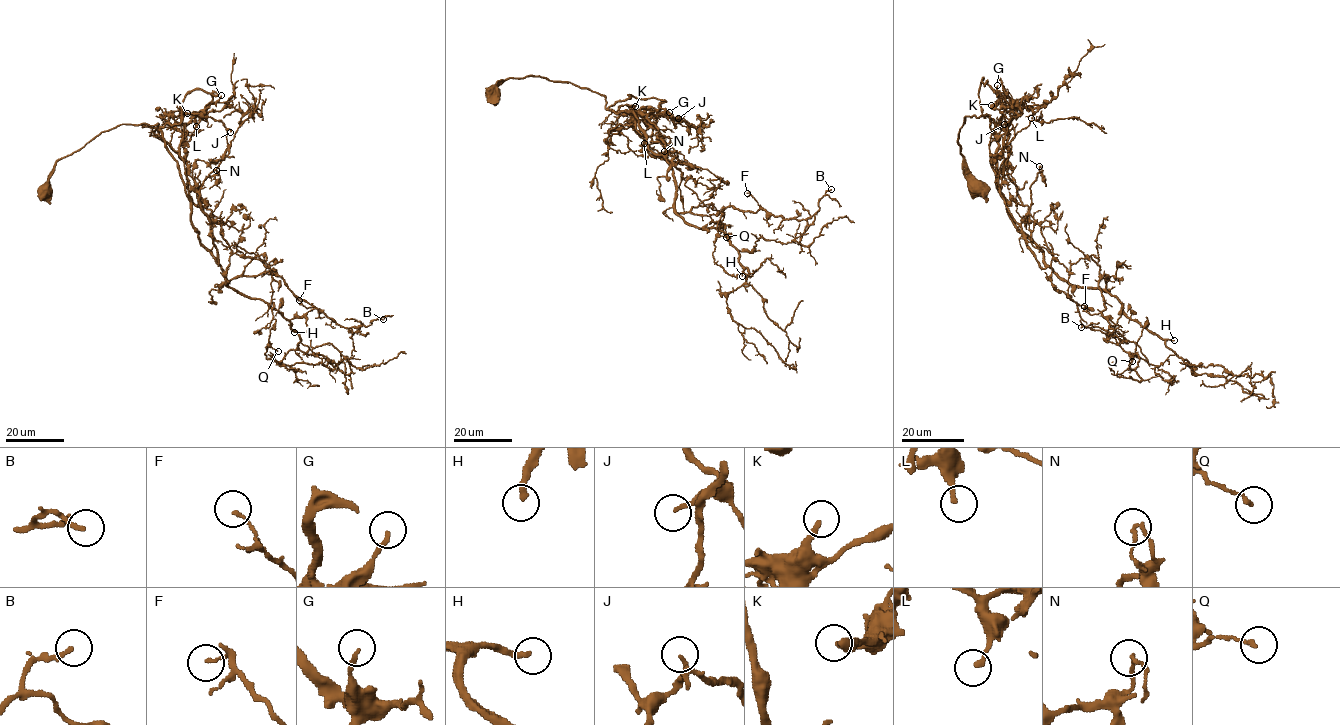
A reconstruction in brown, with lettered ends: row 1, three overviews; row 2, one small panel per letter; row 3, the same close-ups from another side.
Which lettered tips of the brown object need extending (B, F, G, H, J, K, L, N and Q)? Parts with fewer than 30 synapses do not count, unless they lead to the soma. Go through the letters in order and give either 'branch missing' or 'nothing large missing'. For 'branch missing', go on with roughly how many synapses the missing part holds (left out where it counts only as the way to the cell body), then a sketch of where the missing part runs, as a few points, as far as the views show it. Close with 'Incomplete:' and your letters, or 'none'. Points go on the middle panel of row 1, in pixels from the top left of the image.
B: nothing large missing
F: nothing large missing
G: nothing large missing
H: branch missing | 110 syn | (742, 276), (748, 281), (776, 285), (793, 266), (800, 288), (809, 297), (814, 324), (812, 310)
J: nothing large missing
K: nothing large missing
L: nothing large missing
N: nothing large missing
Q: nothing large missing
Incomplete: H

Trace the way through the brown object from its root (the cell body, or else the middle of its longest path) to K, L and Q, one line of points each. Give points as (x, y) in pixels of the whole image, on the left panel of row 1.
K: (45, 188), (59, 160), (121, 124), (157, 123), (177, 151), (183, 134), (168, 117), (187, 113)
L: (45, 188), (59, 160), (102, 132), (157, 123), (177, 151), (183, 134), (168, 117), (195, 116), (196, 126)
Q: (45, 188), (59, 160), (102, 132), (157, 123), (199, 242), (230, 287), (271, 307), (269, 342), (278, 351)

